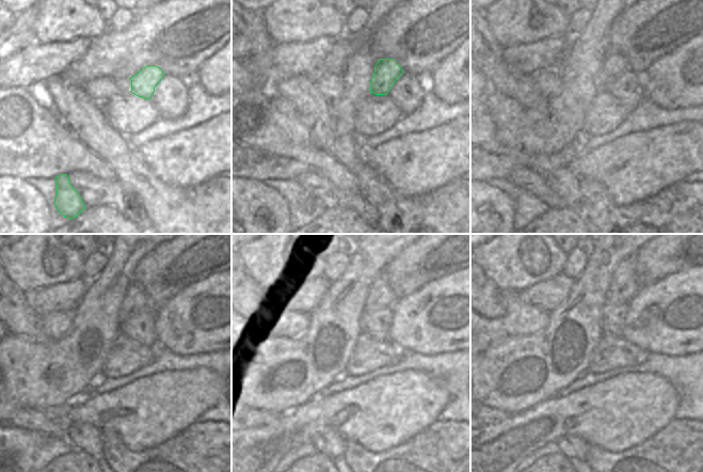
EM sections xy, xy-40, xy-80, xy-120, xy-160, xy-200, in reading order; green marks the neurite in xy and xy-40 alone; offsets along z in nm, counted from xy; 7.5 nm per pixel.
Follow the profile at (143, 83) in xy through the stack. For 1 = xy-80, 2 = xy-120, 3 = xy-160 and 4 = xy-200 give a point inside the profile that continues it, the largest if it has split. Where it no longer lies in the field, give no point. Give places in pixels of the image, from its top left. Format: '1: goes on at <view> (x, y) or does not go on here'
1: goes on at xy-80 (613, 63)
2: goes on at xy-120 (136, 300)
3: goes on at xy-160 (380, 295)
4: goes on at xy-200 (623, 286)

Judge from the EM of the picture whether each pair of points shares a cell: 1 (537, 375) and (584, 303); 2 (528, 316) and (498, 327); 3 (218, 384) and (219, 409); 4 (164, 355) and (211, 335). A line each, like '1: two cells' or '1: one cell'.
1: one cell
2: one cell
3: two cells
4: two cells

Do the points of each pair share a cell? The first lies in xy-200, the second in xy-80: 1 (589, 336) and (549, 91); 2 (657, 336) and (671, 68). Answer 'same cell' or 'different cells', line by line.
1: different cells
2: same cell

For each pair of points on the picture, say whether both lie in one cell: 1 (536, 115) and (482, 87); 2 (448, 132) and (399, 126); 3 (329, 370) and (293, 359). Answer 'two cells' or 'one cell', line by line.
1: two cells
2: two cells
3: one cell

